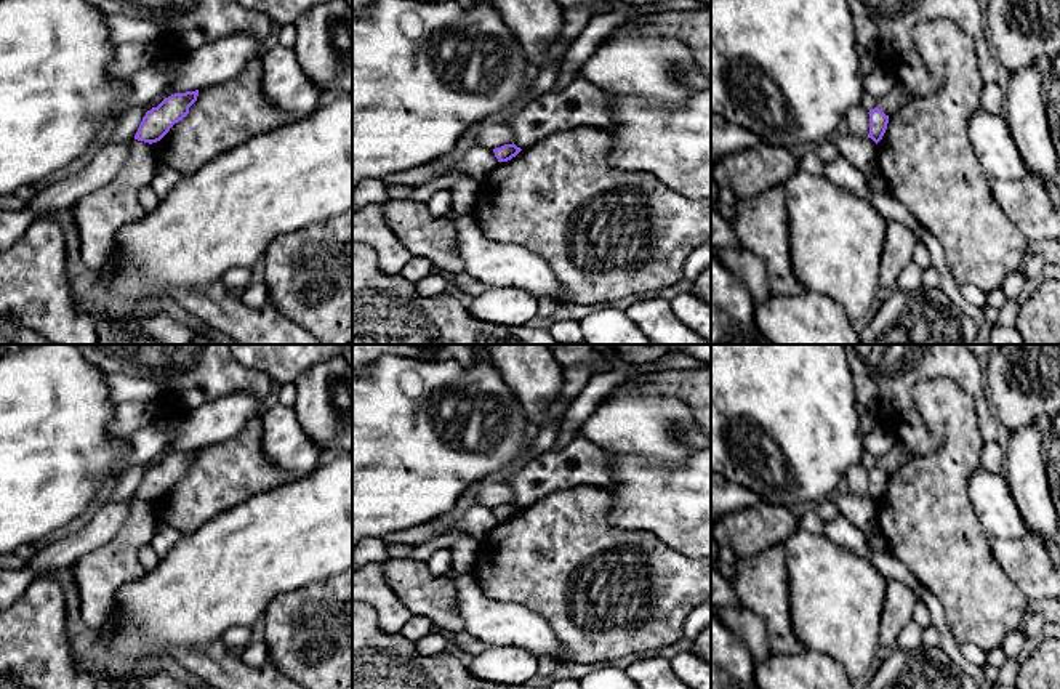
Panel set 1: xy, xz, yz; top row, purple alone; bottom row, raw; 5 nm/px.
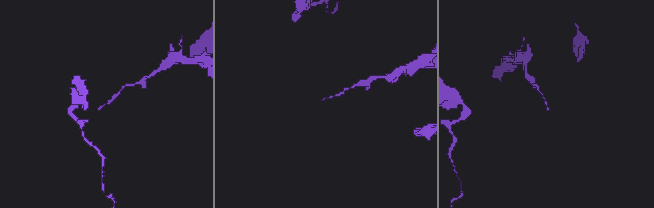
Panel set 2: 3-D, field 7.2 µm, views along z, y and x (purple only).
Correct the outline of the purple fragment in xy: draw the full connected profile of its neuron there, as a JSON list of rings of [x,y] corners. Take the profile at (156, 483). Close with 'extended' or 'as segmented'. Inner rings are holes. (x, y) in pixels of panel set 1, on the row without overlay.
[[[199,449],[165,457],[157,466],[146,471],[135,498],[149,503],[160,500],[175,482],[189,473],[189,466],[197,460],[197,455]]]; as segmented

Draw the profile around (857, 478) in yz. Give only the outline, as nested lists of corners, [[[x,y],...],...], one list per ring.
[[[857,463],[845,471],[844,487],[858,497],[866,497],[869,494],[869,473],[861,465]]]

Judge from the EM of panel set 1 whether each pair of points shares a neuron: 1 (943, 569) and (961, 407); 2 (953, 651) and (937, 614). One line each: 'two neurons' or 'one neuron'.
1: one neuron
2: one neuron

